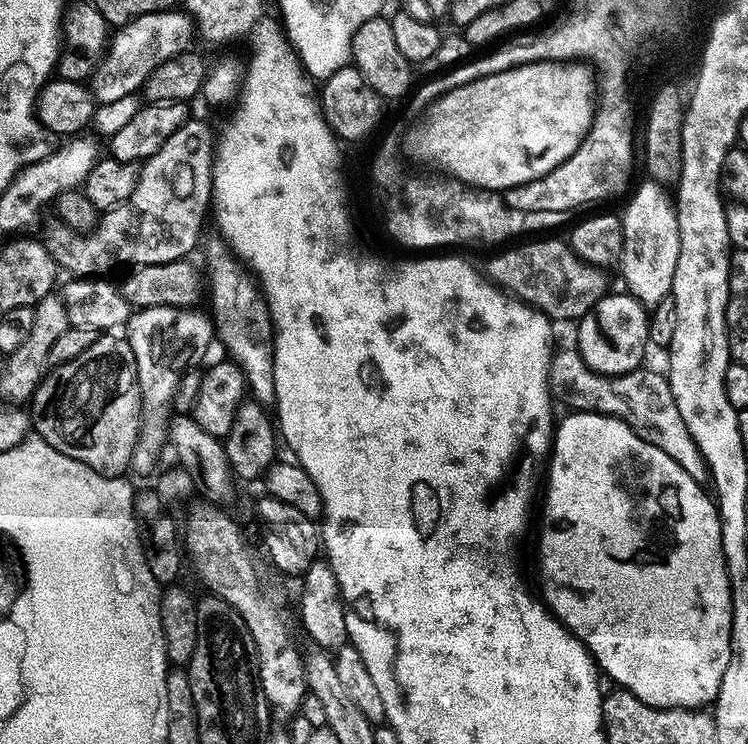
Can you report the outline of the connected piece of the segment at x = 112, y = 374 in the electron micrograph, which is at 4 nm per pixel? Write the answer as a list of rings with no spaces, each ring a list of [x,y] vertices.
[[[100,334],[97,341],[94,342],[88,350],[78,354],[76,358],[70,358],[64,364],[55,365],[41,380],[36,392],[32,395],[30,401],[30,424],[34,429],[35,435],[42,437],[54,450],[82,462],[87,468],[93,468],[101,476],[118,476],[123,477],[124,471],[127,473],[132,466],[132,455],[134,446],[140,441],[140,425],[142,423],[142,401],[140,398],[140,383],[138,382],[138,370],[134,362],[134,350],[129,346],[127,339],[120,334]]]

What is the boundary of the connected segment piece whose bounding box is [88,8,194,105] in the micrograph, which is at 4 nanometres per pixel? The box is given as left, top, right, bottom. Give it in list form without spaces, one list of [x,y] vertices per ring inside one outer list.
[[[176,8],[133,17],[131,22],[121,25],[113,33],[104,57],[89,79],[93,99],[101,105],[135,95],[160,63],[179,57],[191,45],[190,36],[193,34],[191,17]]]

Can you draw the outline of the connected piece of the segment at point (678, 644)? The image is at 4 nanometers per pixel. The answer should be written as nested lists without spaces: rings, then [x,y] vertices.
[[[572,410],[567,414],[569,416],[561,424],[559,421],[555,425],[552,451],[546,464],[548,493],[544,496],[544,521],[540,524],[540,576],[544,579],[542,599],[552,615],[588,647],[588,653],[595,660],[597,669],[605,677],[608,675],[613,685],[625,688],[655,708],[703,709],[715,701],[722,686],[722,674],[726,674],[726,665],[732,657],[732,591],[728,585],[728,571],[722,554],[720,514],[716,501],[700,489],[703,488],[701,481],[690,478],[690,474],[686,474],[686,470],[678,466],[670,454],[662,454],[658,446],[646,442],[633,428],[626,426],[626,422],[613,416],[604,416],[600,412]]]

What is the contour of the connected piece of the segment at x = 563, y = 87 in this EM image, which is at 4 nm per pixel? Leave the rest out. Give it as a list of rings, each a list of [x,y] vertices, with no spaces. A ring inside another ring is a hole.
[[[534,61],[478,78],[445,93],[427,111],[424,148],[456,179],[485,190],[505,190],[554,172],[583,142],[597,112],[598,80],[584,62]]]

